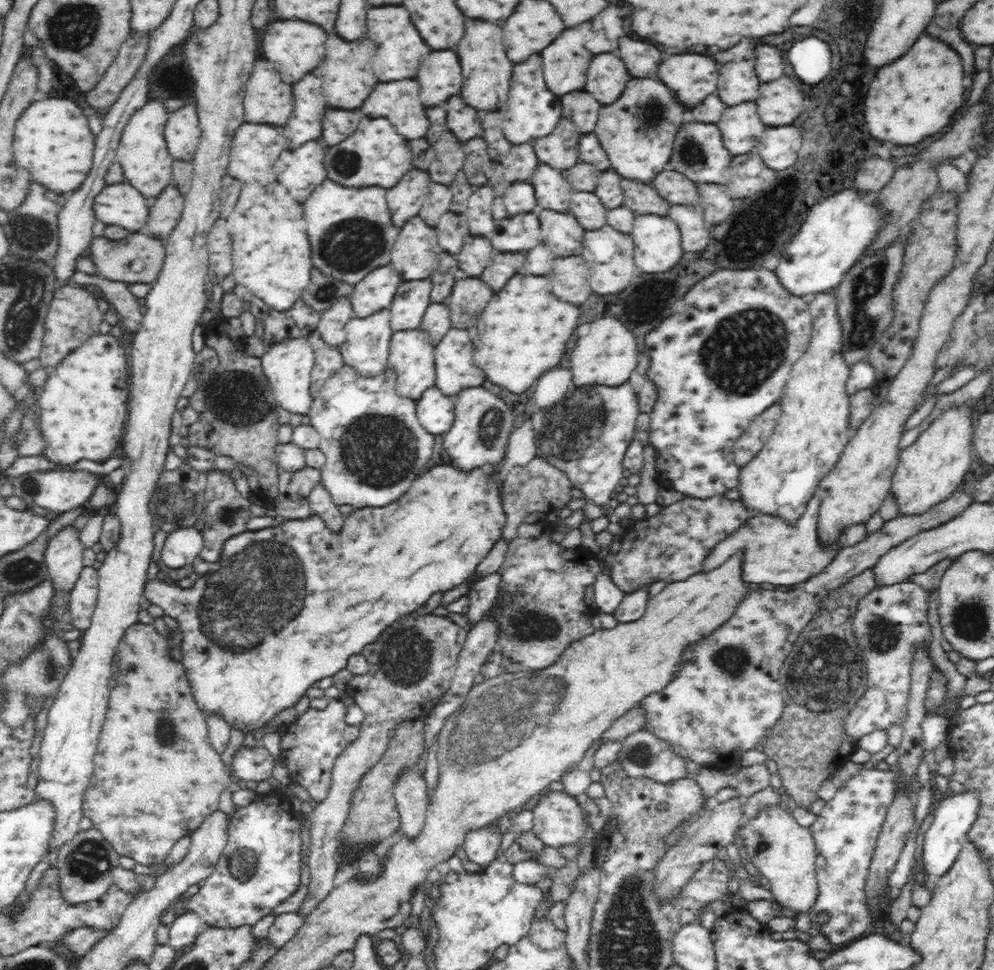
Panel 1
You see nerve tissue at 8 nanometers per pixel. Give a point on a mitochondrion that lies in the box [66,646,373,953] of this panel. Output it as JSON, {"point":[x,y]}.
{"point":[245,866]}

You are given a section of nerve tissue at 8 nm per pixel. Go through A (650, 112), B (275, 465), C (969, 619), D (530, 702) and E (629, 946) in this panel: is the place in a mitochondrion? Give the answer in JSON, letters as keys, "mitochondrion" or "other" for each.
{"A":"mitochondrion","B":"other","C":"mitochondrion","D":"mitochondrion","E":"mitochondrion"}

